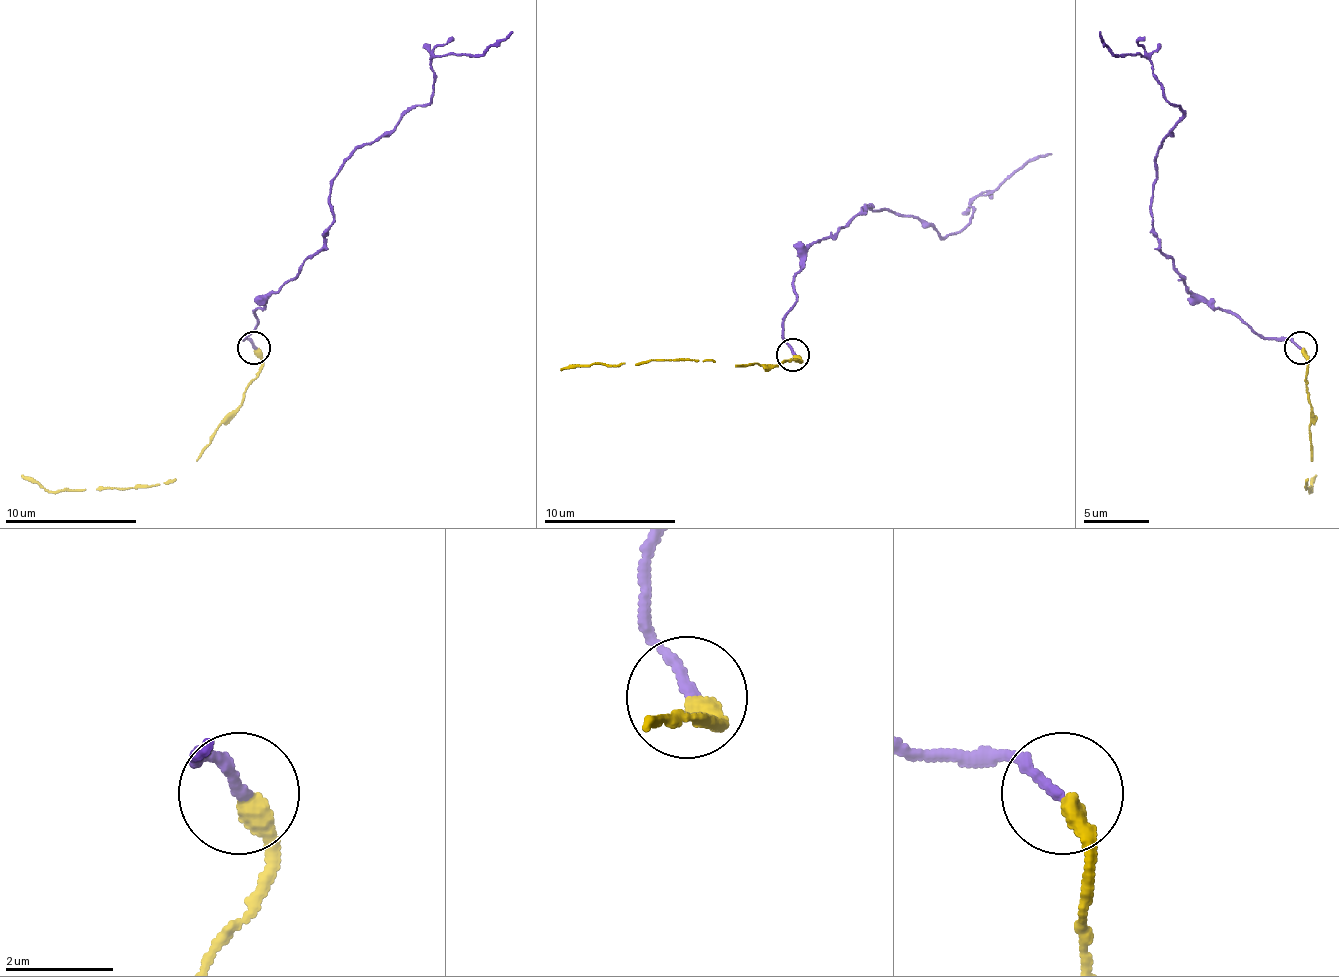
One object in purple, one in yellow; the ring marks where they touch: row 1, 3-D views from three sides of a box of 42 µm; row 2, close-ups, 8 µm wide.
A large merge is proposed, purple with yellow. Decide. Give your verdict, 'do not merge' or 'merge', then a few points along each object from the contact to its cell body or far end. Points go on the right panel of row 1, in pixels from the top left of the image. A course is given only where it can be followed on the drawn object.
merge; course purple (1302, 347), (1262, 340), (1190, 291), (1153, 221), (1160, 149), (1183, 113), (1147, 56), (1114, 53), (1101, 30); course yellow (1302, 347), (1308, 373), (1305, 383), (1312, 459), (1305, 488), (1312, 488), (1308, 492), (1315, 475)

